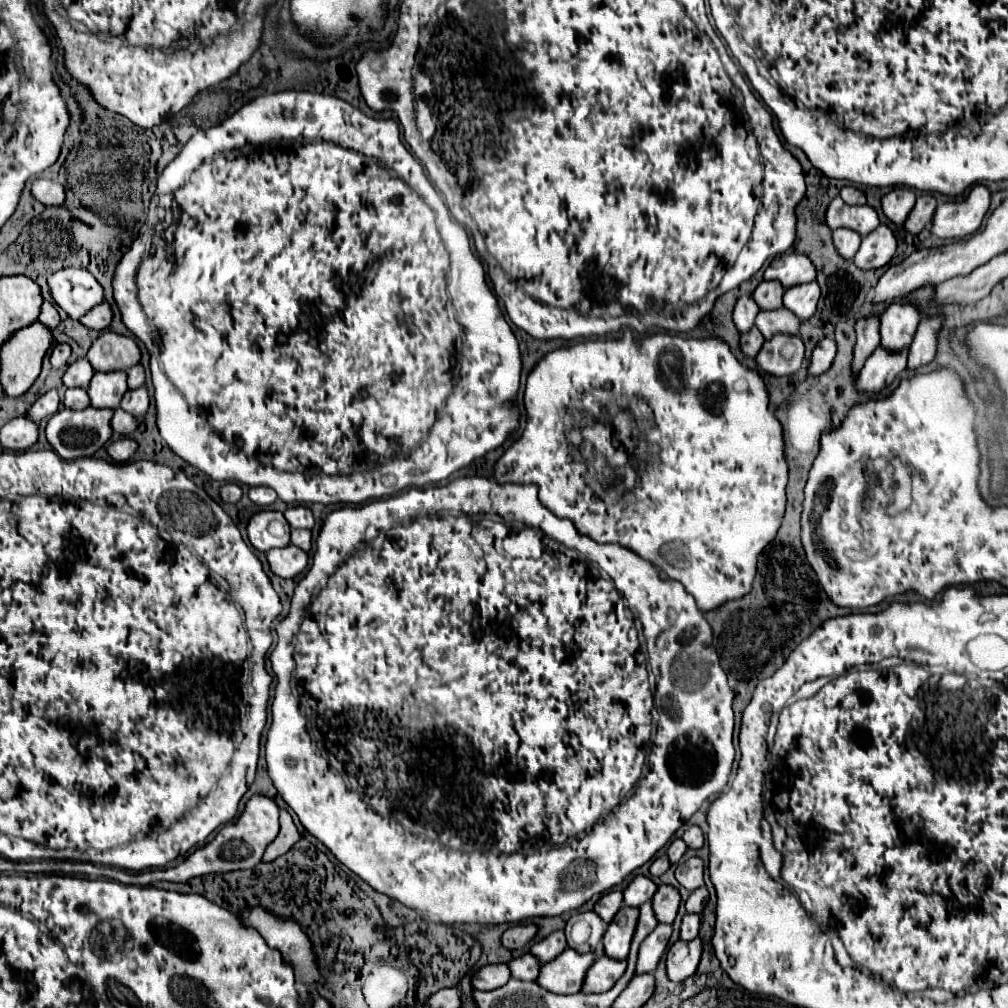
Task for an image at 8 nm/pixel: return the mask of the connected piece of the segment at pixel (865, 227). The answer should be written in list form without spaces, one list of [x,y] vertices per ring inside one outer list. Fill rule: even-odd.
[[[835,196],[831,200],[825,220],[831,230],[843,226],[843,228],[851,228],[851,230],[859,232],[861,236],[869,234],[873,228],[879,226],[879,216],[877,216],[875,208],[871,208],[869,204],[849,206],[841,200],[841,196]]]

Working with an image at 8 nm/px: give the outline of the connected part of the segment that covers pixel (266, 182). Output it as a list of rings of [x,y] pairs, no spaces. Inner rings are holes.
[[[279,92],[279,94],[267,94],[267,96],[259,96],[257,100],[251,100],[249,104],[245,104],[237,114],[233,114],[231,118],[227,118],[223,124],[210,127],[206,131],[200,129],[189,141],[183,146],[179,155],[170,162],[157,178],[156,189],[166,189],[159,191],[177,192],[155,192],[153,200],[151,200],[151,208],[149,208],[149,218],[145,222],[145,226],[149,228],[149,248],[145,250],[145,244],[141,237],[136,238],[131,243],[129,252],[121,258],[121,262],[117,264],[115,270],[115,280],[113,280],[113,290],[115,290],[115,300],[119,304],[119,310],[123,314],[123,322],[125,326],[137,336],[141,338],[149,352],[151,352],[151,376],[153,376],[153,386],[155,386],[155,406],[157,406],[157,428],[163,436],[163,440],[171,446],[171,450],[175,454],[179,454],[185,462],[193,464],[195,468],[203,470],[207,476],[211,476],[213,480],[219,482],[239,482],[239,484],[249,484],[249,486],[269,486],[277,492],[277,496],[283,502],[321,502],[321,504],[337,504],[337,502],[345,502],[345,504],[361,504],[367,502],[369,498],[383,498],[383,496],[393,496],[405,488],[423,488],[425,484],[431,482],[441,482],[445,478],[449,478],[455,470],[465,468],[471,460],[485,456],[489,450],[495,450],[497,446],[501,446],[505,442],[505,438],[509,436],[509,432],[517,430],[519,426],[519,412],[515,406],[505,406],[509,404],[519,390],[519,374],[521,374],[521,354],[519,354],[519,346],[515,340],[515,334],[511,332],[509,324],[505,322],[505,318],[501,316],[501,310],[497,306],[497,298],[493,294],[487,281],[487,273],[483,270],[483,264],[475,258],[475,254],[471,252],[471,244],[469,244],[469,236],[465,232],[465,228],[453,220],[449,208],[445,205],[442,196],[435,188],[434,184],[425,176],[423,166],[415,160],[413,154],[407,152],[405,144],[401,142],[401,130],[399,124],[393,120],[375,120],[369,118],[365,114],[361,114],[357,108],[353,108],[349,102],[339,100],[335,96],[325,96],[325,94],[315,94],[315,92]],[[281,140],[297,140],[297,144],[309,144],[309,152],[241,152],[241,148],[249,148],[249,144],[281,144]],[[149,320],[151,324],[157,328],[161,340],[163,340],[163,352],[159,356],[159,346],[155,346],[153,340],[153,332],[149,328]]]

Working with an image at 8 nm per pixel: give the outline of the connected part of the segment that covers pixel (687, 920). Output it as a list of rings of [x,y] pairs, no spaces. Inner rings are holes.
[[[685,914],[683,924],[681,924],[681,938],[691,940],[699,934],[699,926],[701,926],[701,914]]]

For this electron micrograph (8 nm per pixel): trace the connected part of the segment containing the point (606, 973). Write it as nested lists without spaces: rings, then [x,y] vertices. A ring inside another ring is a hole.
[[[599,956],[595,964],[589,968],[585,982],[583,982],[583,992],[605,992],[609,990],[625,972],[627,960],[609,960],[609,956]]]

